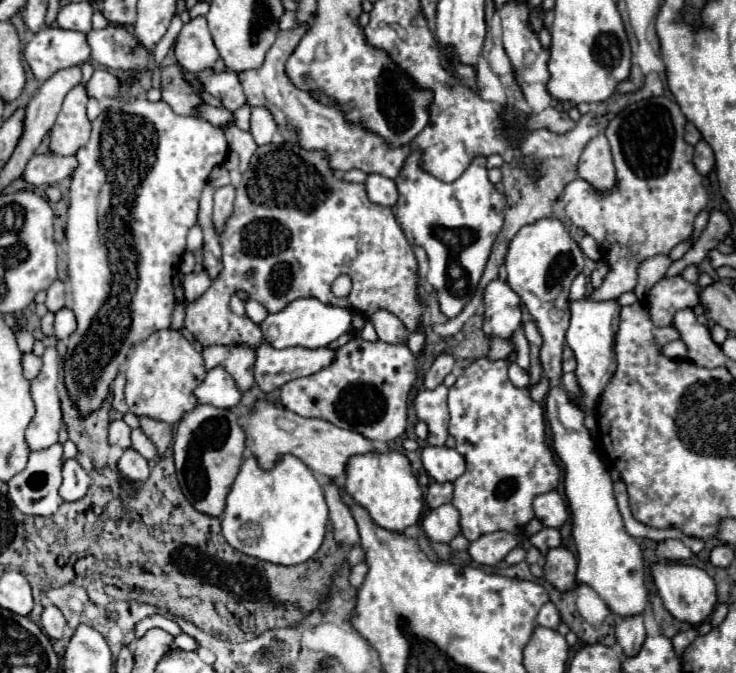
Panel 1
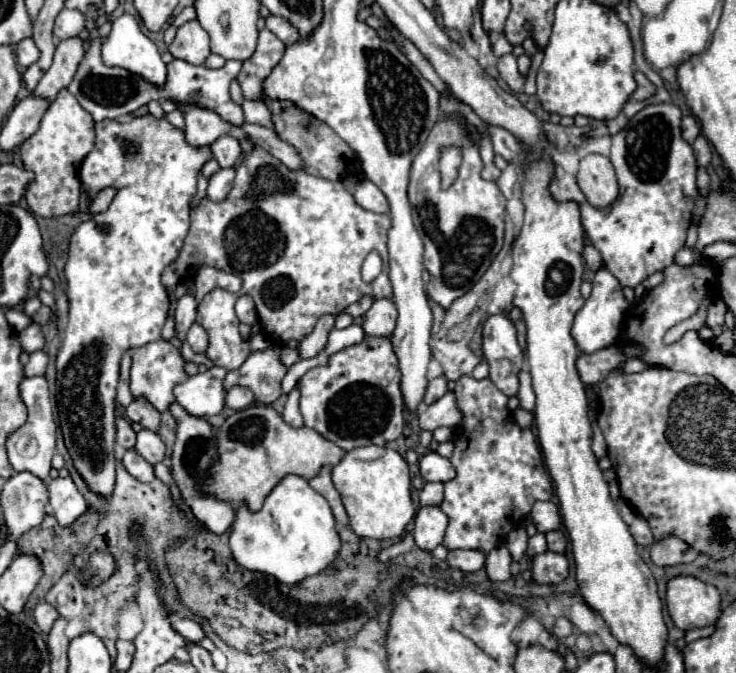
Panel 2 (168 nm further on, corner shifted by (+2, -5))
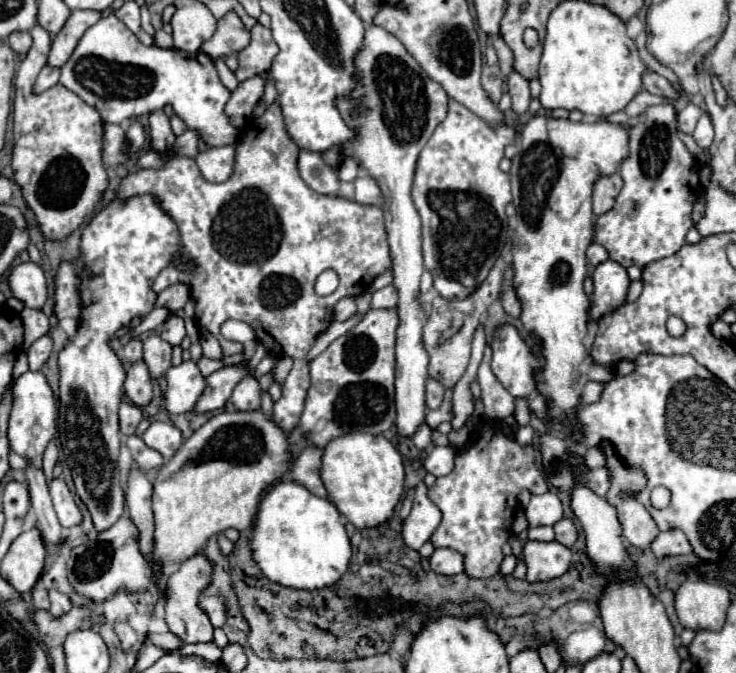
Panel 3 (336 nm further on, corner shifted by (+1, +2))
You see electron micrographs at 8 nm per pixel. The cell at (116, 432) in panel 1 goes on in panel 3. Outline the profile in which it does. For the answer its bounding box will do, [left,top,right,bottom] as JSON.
[120,401,142,435]

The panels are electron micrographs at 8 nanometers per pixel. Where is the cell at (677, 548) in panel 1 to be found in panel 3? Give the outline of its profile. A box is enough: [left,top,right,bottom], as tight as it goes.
[652,529,692,557]

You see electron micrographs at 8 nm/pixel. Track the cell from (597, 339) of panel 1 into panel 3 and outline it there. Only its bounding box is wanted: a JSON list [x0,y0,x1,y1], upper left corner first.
[590,259,630,319]

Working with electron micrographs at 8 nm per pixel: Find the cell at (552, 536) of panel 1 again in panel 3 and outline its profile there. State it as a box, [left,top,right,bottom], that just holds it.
[554,517,578,547]

